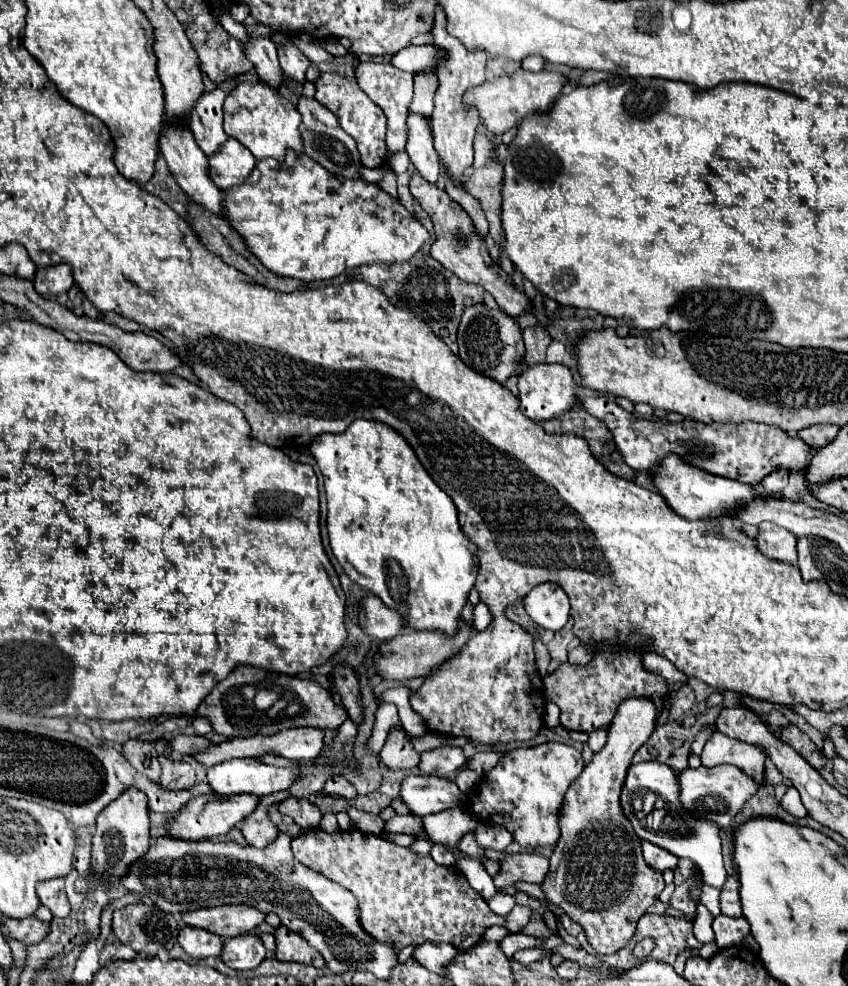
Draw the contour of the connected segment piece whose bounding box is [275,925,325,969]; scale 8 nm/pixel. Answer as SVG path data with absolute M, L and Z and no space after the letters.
M279 925L275 929L275 959L279 961L295 961L295 963L305 963L313 965L317 969L325 967L325 961L321 959L319 951L313 951L309 943L305 943L297 933L289 931L285 925Z

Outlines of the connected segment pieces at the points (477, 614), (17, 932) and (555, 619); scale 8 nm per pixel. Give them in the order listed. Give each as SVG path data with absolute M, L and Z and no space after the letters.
M483 602L474 607L473 615L473 625L477 632L484 631L492 621L491 612Z
M25 917L25 919L3 919L3 925L11 937L25 945L35 945L41 943L47 933L49 933L49 923L43 923L35 917Z
M539 583L525 597L525 611L549 631L559 631L569 619L569 597L557 583Z

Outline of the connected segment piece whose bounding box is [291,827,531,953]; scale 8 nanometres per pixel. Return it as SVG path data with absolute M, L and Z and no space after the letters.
M309 827L291 841L291 849L297 861L349 889L357 899L363 931L381 943L393 943L397 953L425 941L445 941L457 951L467 951L483 939L487 927L503 925L517 933L531 917L531 911L521 905L515 905L505 917L495 915L455 865L437 865L431 855L417 855L409 847L399 847L377 835L341 829L327 833Z

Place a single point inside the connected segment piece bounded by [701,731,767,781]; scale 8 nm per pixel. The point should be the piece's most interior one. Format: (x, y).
(719, 748)

